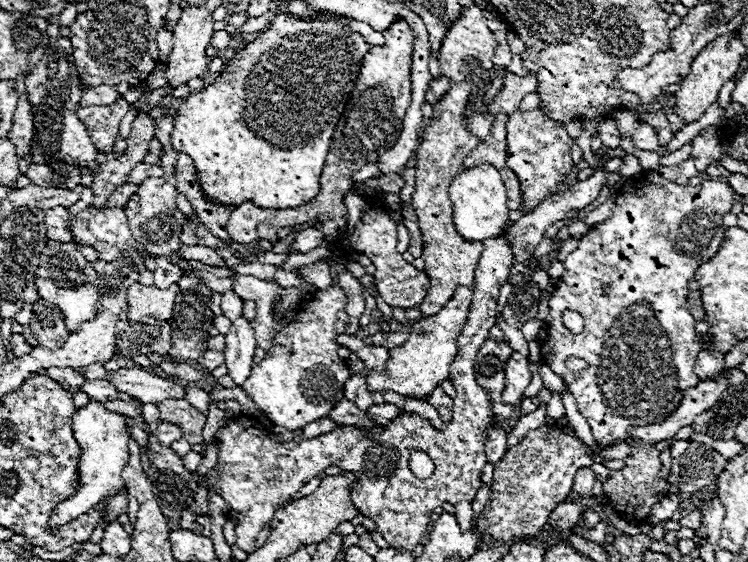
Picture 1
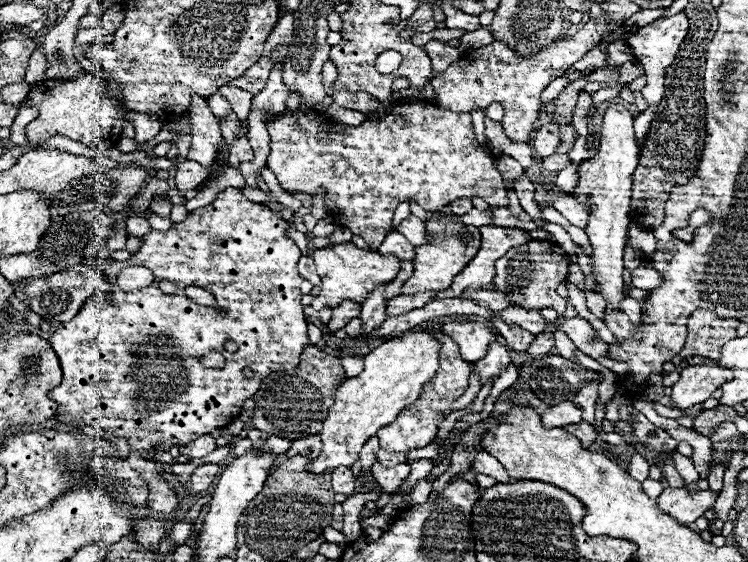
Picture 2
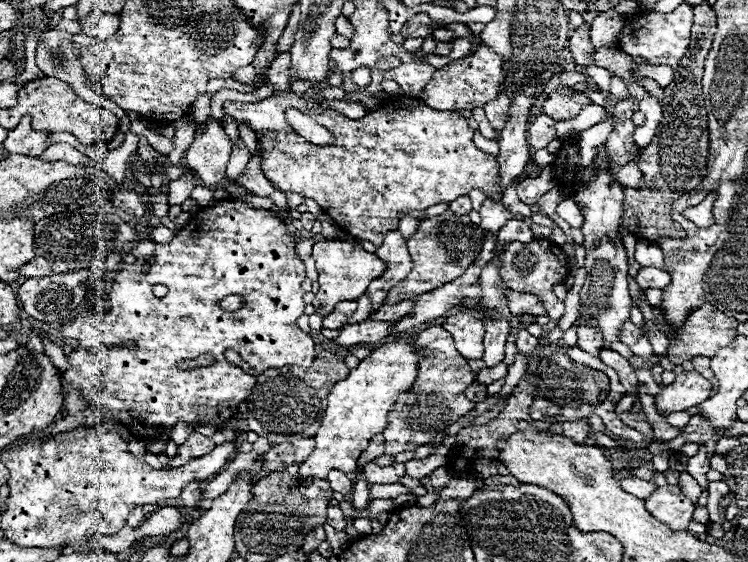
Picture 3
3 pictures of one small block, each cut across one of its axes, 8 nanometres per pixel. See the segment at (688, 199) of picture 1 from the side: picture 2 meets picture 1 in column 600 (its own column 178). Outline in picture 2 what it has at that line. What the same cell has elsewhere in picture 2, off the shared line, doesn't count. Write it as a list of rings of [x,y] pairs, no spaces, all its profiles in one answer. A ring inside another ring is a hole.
[[[226,188],[224,192],[216,194],[214,202],[204,206],[204,208],[198,208],[194,212],[188,214],[186,220],[178,222],[178,224],[172,224],[170,230],[166,232],[158,232],[158,230],[150,230],[148,234],[142,236],[142,244],[140,244],[140,250],[136,254],[132,254],[132,258],[128,262],[102,262],[96,266],[96,270],[104,272],[108,282],[114,286],[112,292],[106,292],[106,294],[94,294],[90,296],[84,306],[80,308],[80,312],[70,320],[70,322],[64,322],[52,336],[50,336],[50,344],[54,348],[54,352],[58,354],[60,358],[60,366],[64,370],[64,376],[62,376],[62,382],[60,386],[52,388],[52,392],[48,394],[52,400],[56,400],[60,406],[56,410],[56,416],[54,420],[58,424],[66,424],[66,422],[78,422],[78,427],[82,432],[89,437],[101,437],[110,439],[113,441],[114,436],[122,436],[128,440],[130,444],[130,450],[138,452],[142,458],[146,460],[152,460],[156,462],[156,452],[168,452],[170,446],[178,446],[178,444],[188,444],[192,440],[196,440],[198,436],[204,436],[204,434],[210,434],[212,430],[216,428],[224,428],[230,424],[230,420],[234,420],[242,406],[244,406],[244,400],[254,396],[260,388],[260,382],[270,376],[272,372],[280,372],[280,370],[292,370],[298,362],[300,362],[300,354],[302,350],[308,346],[308,336],[306,336],[306,318],[304,318],[304,306],[300,304],[300,298],[302,298],[302,292],[300,292],[300,284],[302,284],[302,276],[298,274],[298,260],[300,260],[300,250],[296,246],[296,242],[292,238],[286,236],[288,232],[288,224],[282,216],[274,214],[266,204],[256,204],[256,202],[250,202],[246,200],[246,196],[238,190],[238,188]],[[124,266],[146,266],[152,274],[154,274],[154,282],[148,286],[148,288],[140,288],[140,290],[134,290],[134,292],[124,292],[120,288],[116,288],[116,276],[118,272],[124,268]],[[162,280],[170,280],[178,286],[178,292],[176,294],[162,294],[158,290],[158,284]],[[188,286],[200,286],[204,290],[208,290],[216,301],[215,307],[208,307],[204,305],[198,305],[194,300],[190,300],[184,290]],[[226,338],[232,338],[236,344],[238,344],[238,350],[234,354],[226,352],[224,350],[224,342]],[[210,352],[220,352],[224,358],[226,358],[226,366],[224,368],[206,368],[200,358],[210,354]],[[244,368],[252,368],[254,370],[254,378],[246,380],[242,376],[242,370]]]

